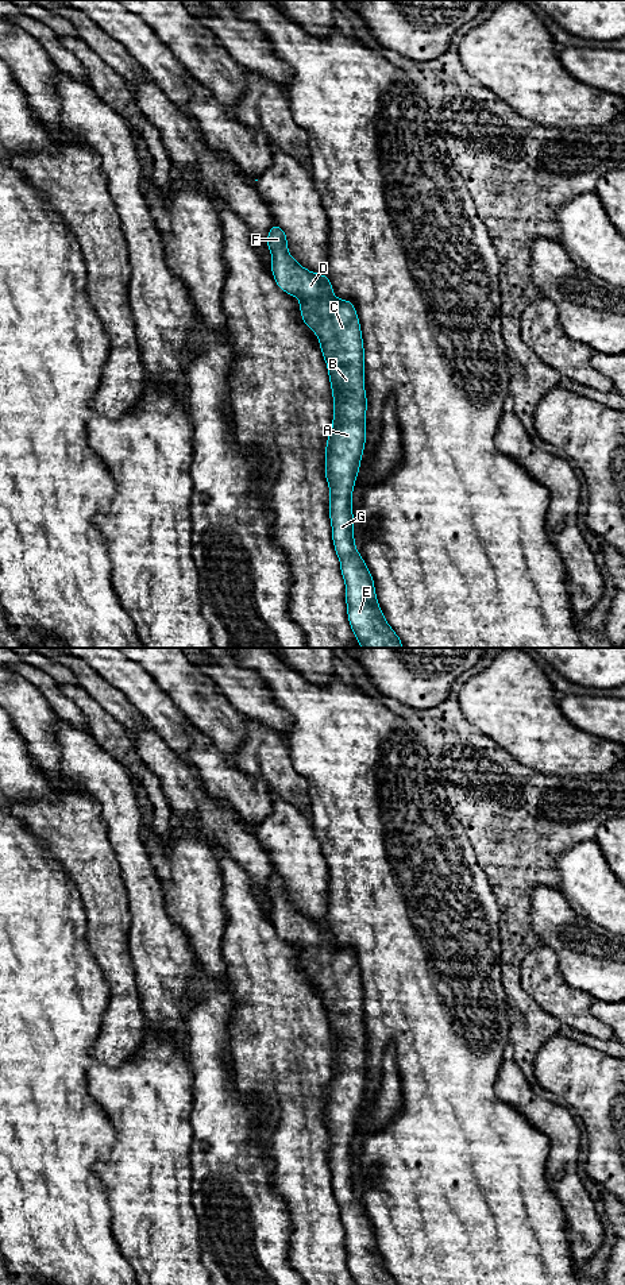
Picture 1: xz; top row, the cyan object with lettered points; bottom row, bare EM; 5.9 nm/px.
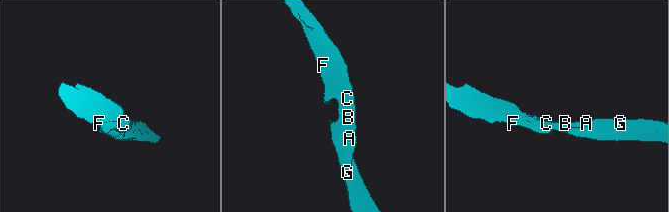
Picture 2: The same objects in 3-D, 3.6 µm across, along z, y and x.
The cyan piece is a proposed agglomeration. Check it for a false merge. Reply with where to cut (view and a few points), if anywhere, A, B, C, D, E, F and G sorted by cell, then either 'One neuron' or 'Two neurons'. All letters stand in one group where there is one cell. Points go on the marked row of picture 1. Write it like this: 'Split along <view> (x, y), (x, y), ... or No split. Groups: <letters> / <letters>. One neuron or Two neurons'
No split. Groups: A B C D E F G. One neuron

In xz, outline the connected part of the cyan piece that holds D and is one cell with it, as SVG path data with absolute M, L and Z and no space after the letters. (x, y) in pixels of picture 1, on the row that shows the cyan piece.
M275 223L271 224L266 243L271 252L271 274L275 283L282 292L300 300L301 319L316 333L328 367L333 398L333 418L325 444L324 475L329 486L332 541L340 560L340 572L346 584L348 624L356 637L356 642L362 648L404 648L401 638L385 620L377 601L373 575L355 548L351 495L366 444L367 397L364 390L364 347L354 302L336 298L327 274L316 274L306 270L289 254L286 234Z

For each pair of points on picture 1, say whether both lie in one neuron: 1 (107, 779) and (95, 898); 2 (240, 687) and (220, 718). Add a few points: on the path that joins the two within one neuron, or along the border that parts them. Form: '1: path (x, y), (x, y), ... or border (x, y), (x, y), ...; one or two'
1: border (89, 794), (101, 807), (101, 821), (114, 852); two
2: border (211, 679), (245, 717); two

